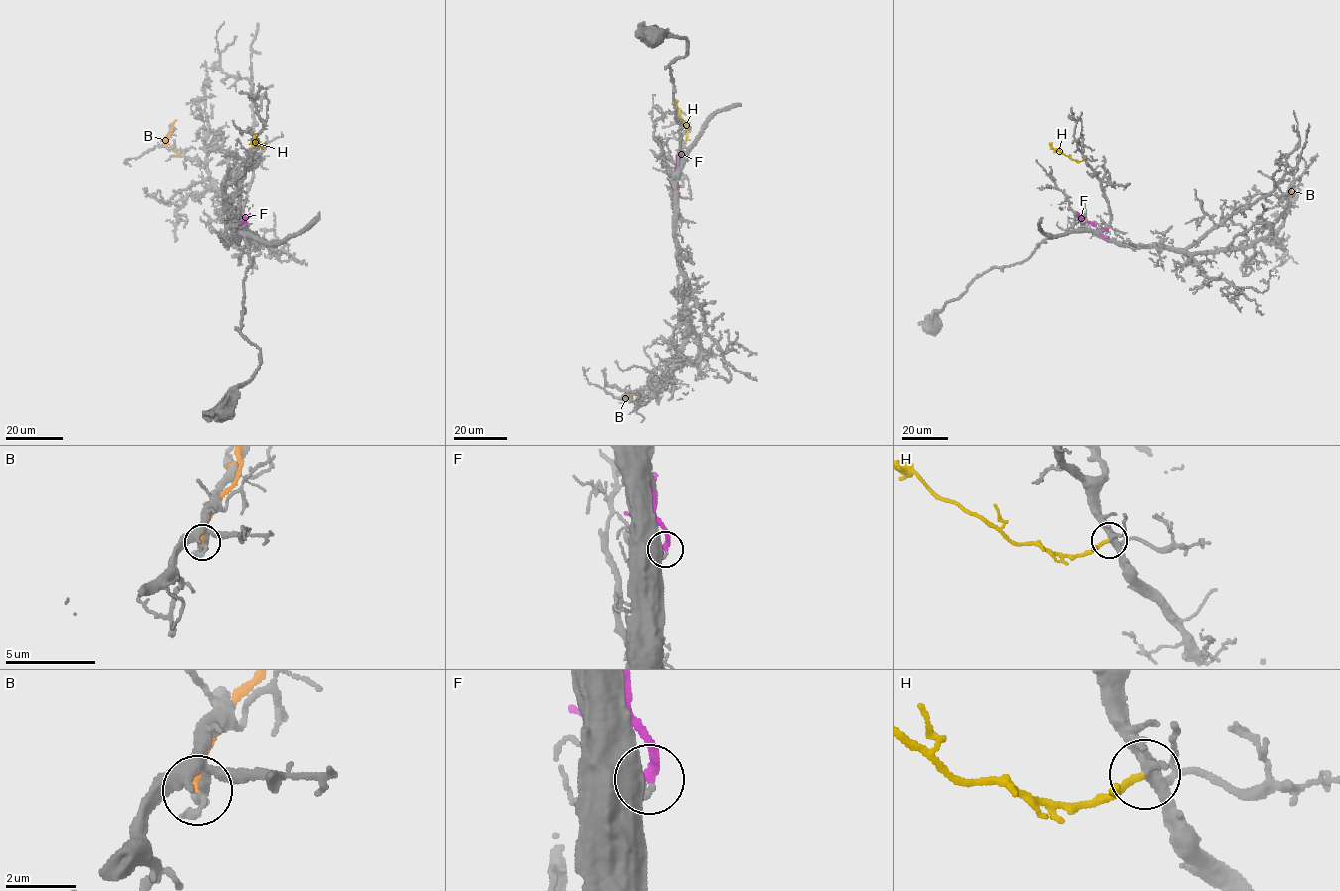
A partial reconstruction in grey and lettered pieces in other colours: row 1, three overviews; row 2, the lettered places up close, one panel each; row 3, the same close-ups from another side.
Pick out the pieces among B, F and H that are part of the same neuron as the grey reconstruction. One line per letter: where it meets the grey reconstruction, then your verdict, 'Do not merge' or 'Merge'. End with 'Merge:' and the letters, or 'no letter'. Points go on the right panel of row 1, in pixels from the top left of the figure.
B: Touches grey at (1289, 207). Do not merge
F: Touches grey at (1108, 237). Do not merge
H: Touches grey at (1084, 159). Do not merge
Merge: no letter

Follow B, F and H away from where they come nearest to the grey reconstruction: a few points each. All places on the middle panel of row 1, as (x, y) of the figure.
B: (635, 394), (622, 397), (625, 392), (631, 393)
F: (679, 196), (672, 178), (676, 159), (680, 153)
H: (684, 142), (687, 123), (678, 112), (677, 102)

